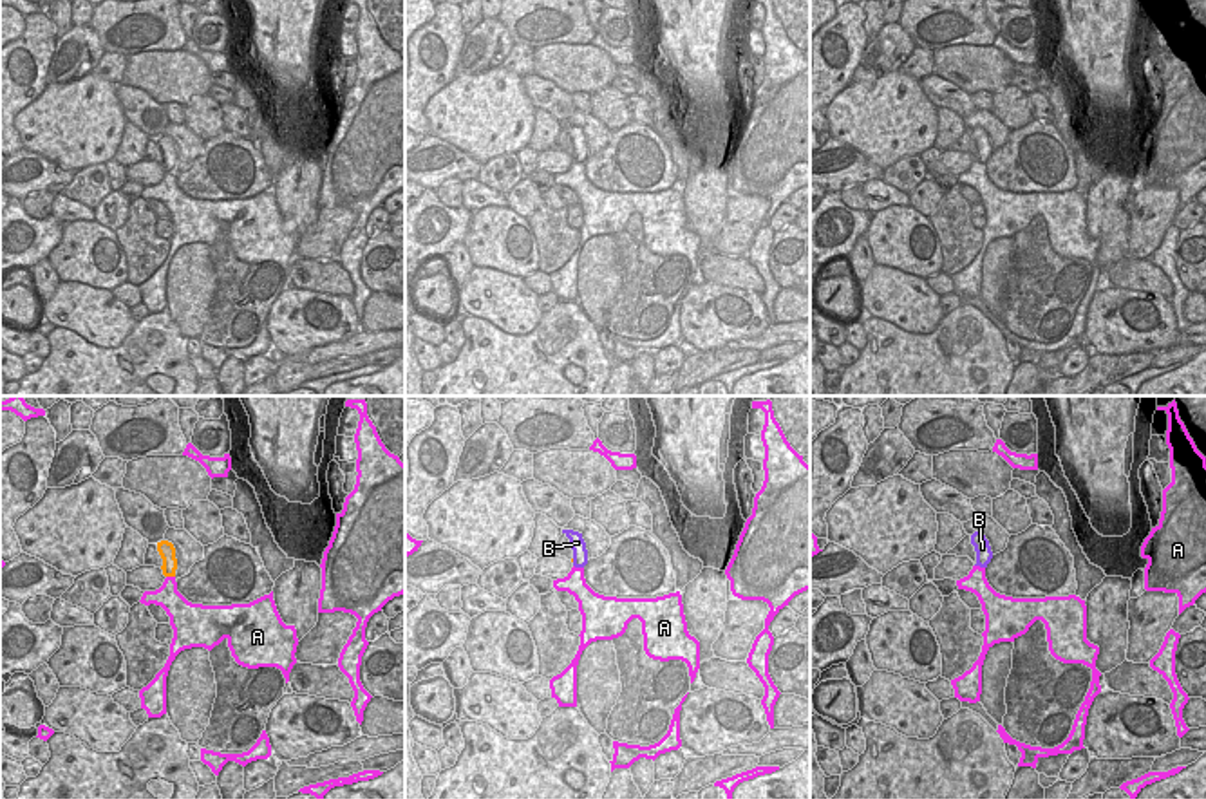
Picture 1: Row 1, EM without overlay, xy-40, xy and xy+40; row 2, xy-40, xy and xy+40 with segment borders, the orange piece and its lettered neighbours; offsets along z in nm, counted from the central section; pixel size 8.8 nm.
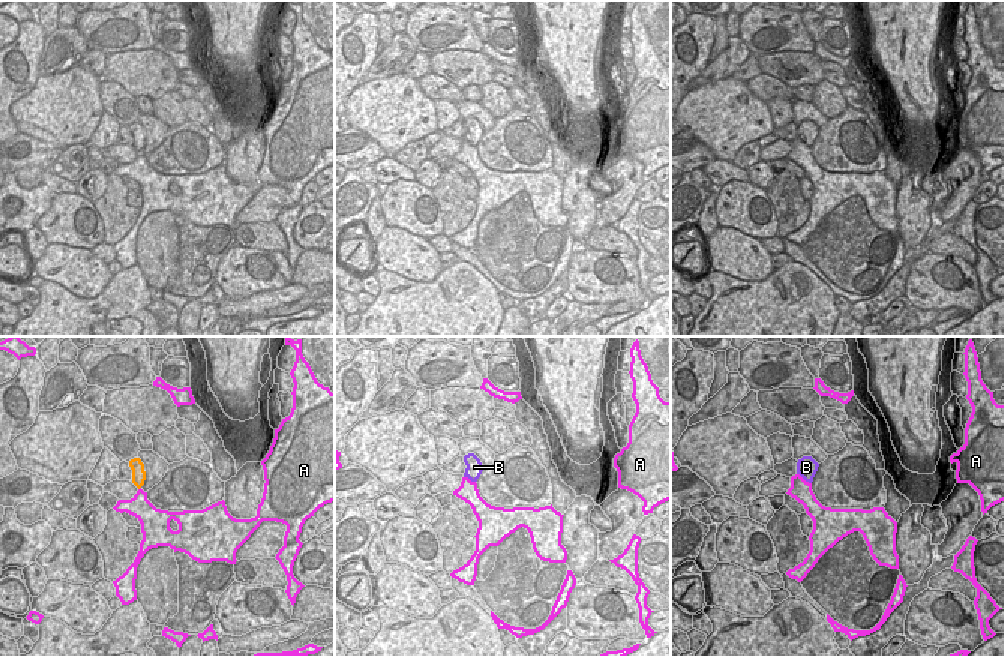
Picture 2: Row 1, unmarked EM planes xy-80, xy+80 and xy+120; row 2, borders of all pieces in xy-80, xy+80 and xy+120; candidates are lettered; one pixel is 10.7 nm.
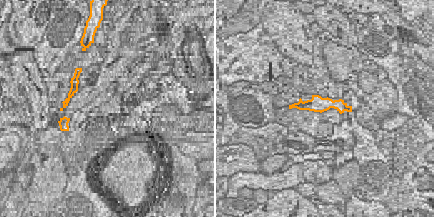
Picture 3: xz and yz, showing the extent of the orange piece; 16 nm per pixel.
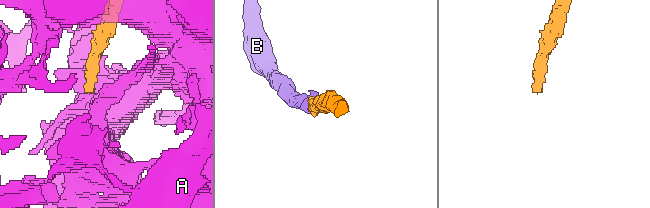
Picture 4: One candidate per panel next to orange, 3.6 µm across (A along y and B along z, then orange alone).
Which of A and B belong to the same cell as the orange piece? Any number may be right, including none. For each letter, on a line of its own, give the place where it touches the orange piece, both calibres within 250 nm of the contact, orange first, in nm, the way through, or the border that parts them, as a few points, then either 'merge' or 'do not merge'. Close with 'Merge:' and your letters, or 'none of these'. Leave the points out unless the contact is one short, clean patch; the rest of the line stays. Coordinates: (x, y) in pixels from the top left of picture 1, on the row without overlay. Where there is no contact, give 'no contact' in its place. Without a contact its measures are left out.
A: contact xy-40 (170, 170); calibres 140 and 200 nm; do not merge
B: no contact; merge
Merge: B

